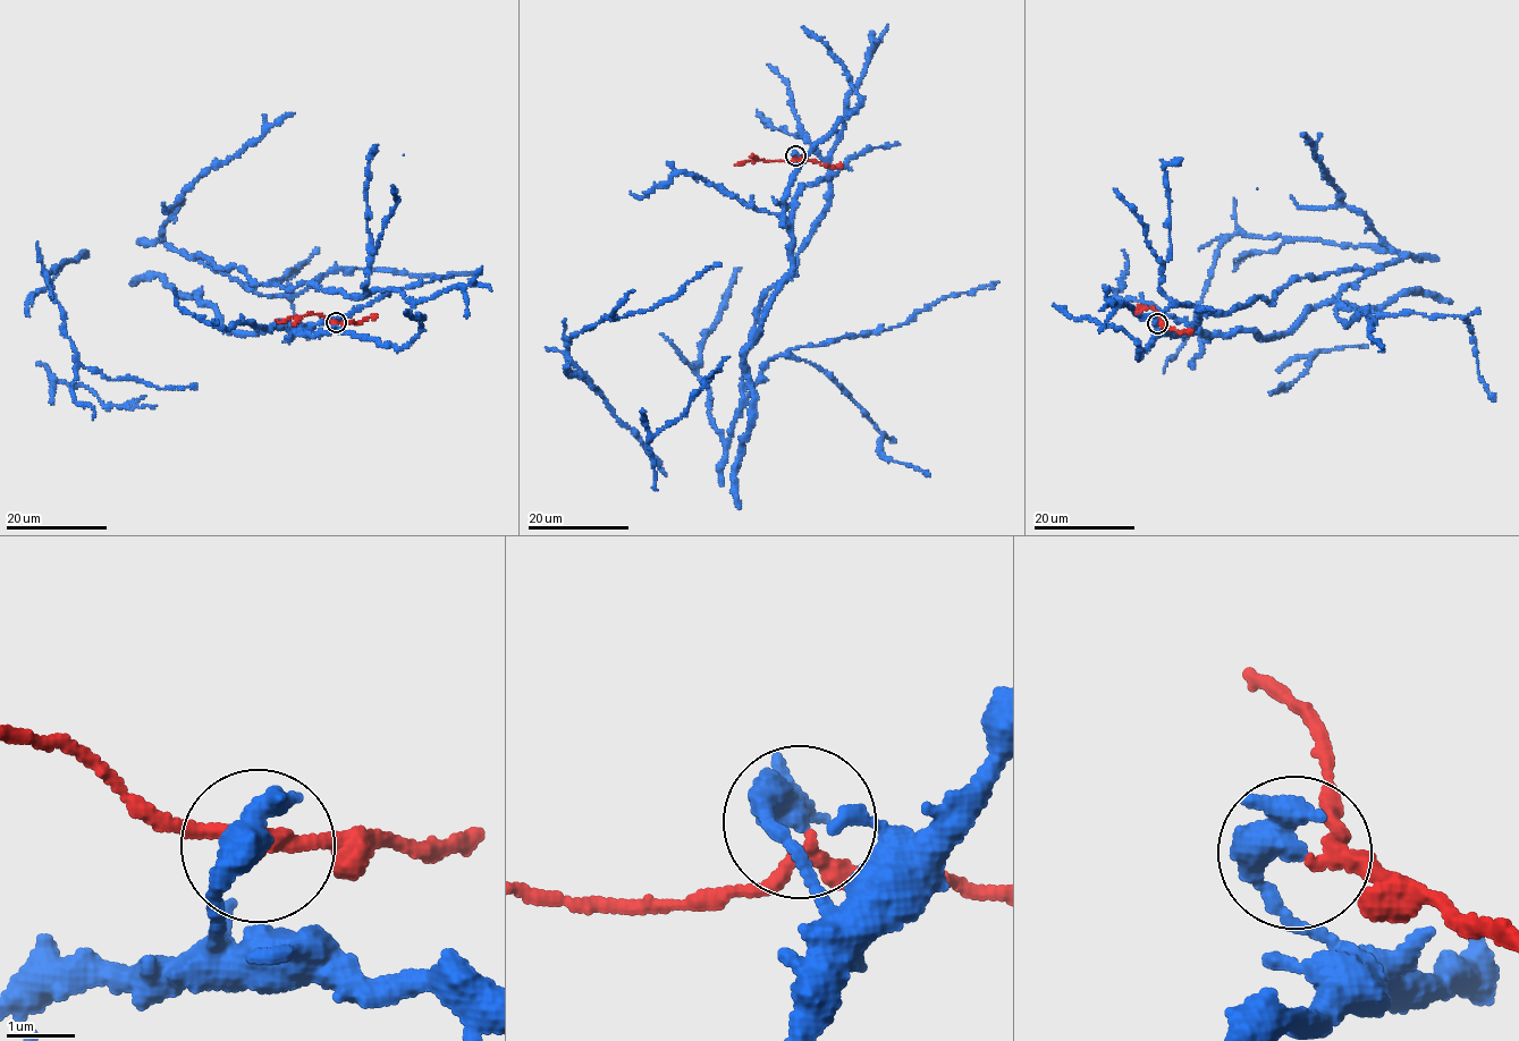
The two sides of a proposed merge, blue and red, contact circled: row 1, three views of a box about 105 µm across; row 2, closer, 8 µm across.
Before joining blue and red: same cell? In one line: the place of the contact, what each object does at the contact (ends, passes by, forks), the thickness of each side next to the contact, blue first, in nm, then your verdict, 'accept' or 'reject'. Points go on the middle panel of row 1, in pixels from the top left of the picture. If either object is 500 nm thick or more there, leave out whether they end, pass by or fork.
at (795, 155); 600 nm thick on the blue side, 200 nm on the other; reject

